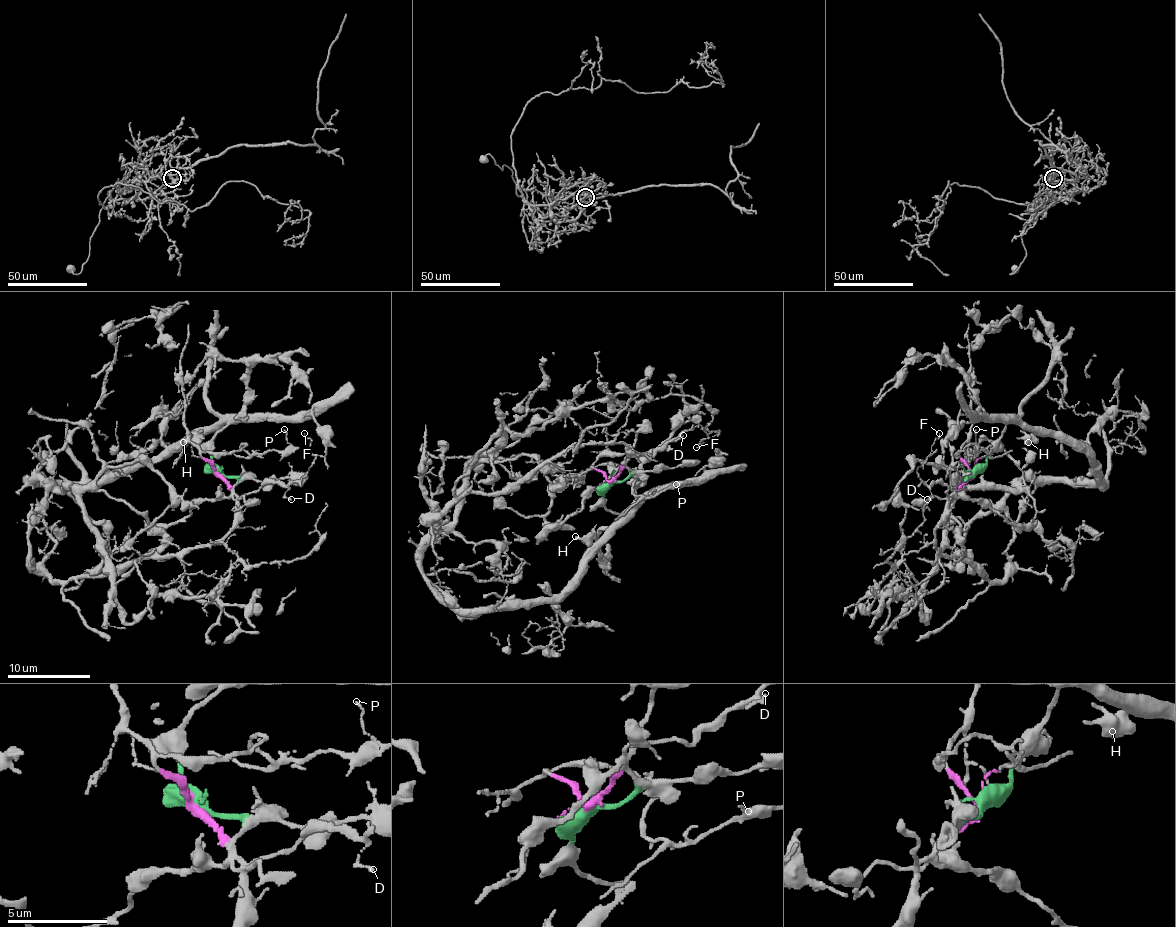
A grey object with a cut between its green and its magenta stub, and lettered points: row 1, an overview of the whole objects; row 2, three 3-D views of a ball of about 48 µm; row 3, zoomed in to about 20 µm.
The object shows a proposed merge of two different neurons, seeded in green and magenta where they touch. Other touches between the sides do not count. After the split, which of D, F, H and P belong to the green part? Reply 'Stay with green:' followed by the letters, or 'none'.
Stay with green: H

